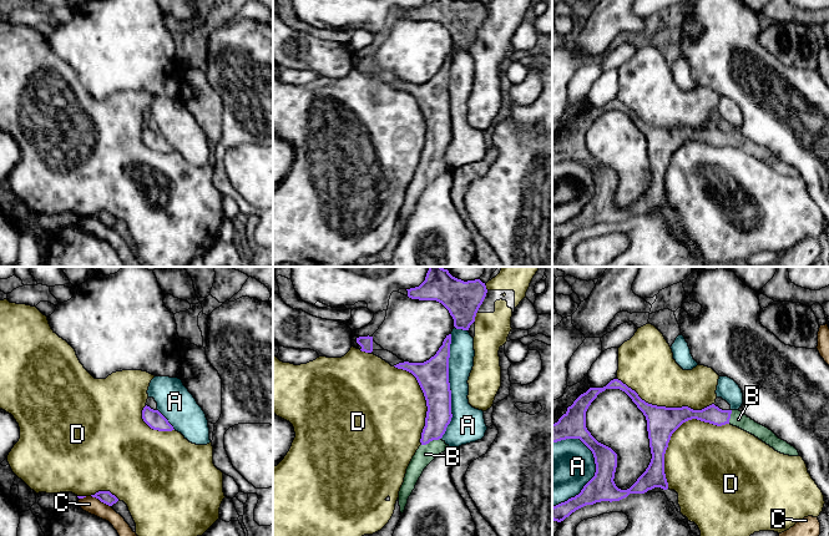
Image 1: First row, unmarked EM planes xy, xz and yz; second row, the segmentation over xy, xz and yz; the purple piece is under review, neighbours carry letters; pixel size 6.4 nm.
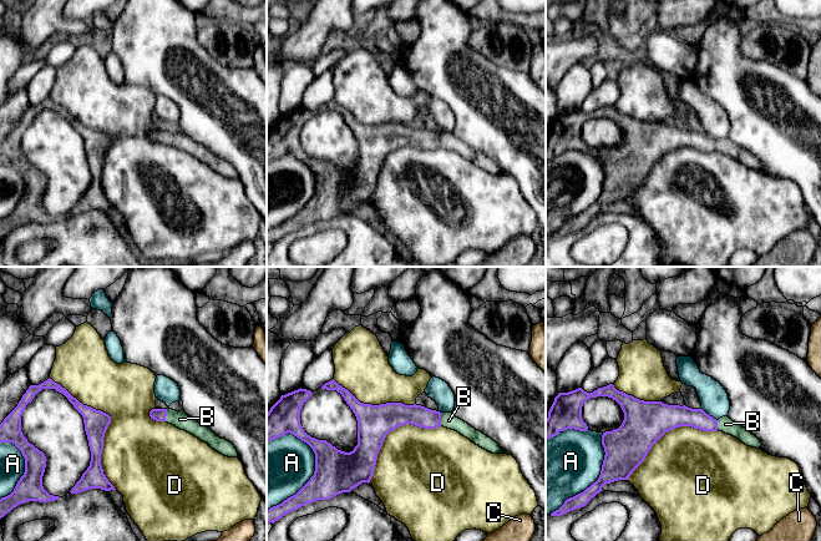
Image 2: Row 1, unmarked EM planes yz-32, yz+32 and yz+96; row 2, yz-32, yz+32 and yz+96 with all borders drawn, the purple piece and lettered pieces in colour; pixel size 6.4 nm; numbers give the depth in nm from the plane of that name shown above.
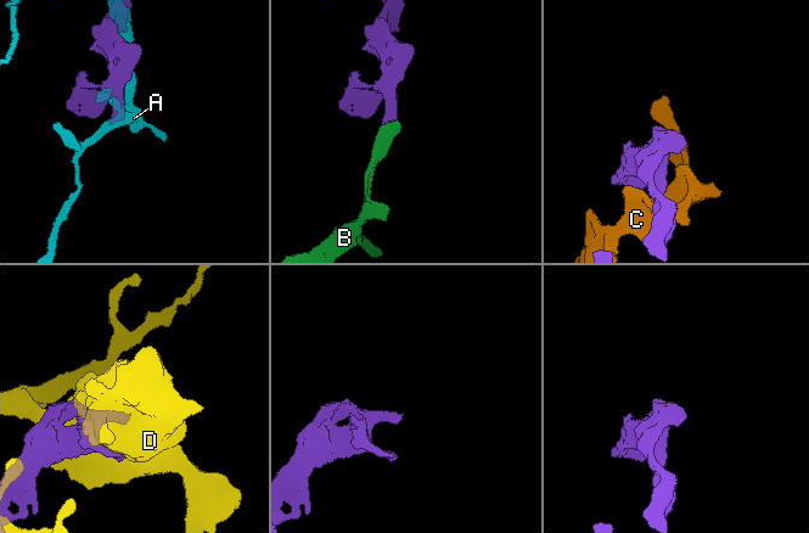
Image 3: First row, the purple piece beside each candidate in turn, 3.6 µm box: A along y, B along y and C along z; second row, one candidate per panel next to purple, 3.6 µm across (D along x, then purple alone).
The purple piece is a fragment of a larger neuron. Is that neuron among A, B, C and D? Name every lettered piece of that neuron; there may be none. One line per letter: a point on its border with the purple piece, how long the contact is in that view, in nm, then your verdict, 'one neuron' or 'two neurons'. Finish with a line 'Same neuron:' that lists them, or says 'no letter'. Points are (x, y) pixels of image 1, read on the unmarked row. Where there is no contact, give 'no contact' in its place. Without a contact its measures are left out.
A: meets purple in yz at (591, 200); contact 480 nm long; two neurons
B: meets purple in xz at (430, 161); contact 140 nm long; one neuron
C: meets purple in xy at (101, 222); contact 150 nm long; two neurons
D: meets purple in yz at (673, 152); contact 600 nm long; two neurons
Same neuron: B

